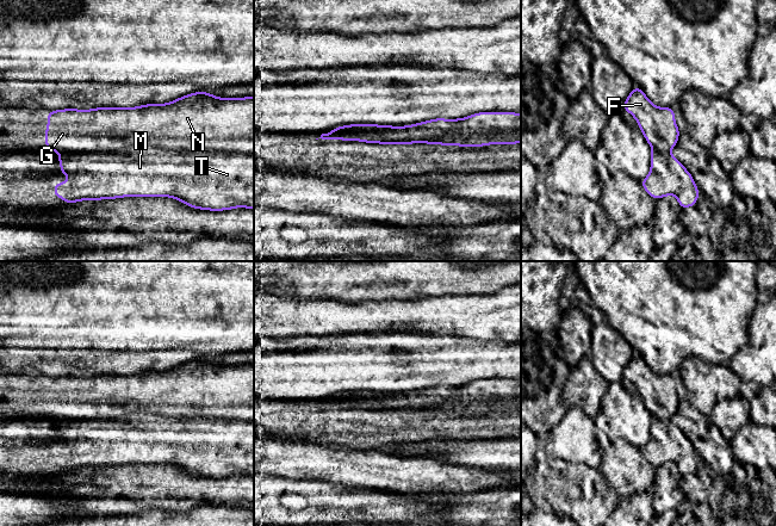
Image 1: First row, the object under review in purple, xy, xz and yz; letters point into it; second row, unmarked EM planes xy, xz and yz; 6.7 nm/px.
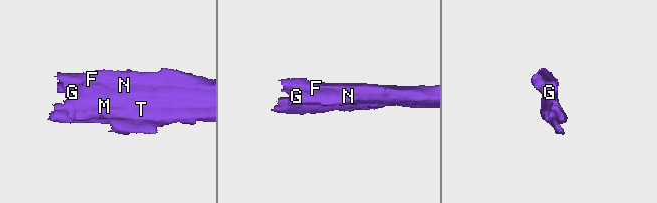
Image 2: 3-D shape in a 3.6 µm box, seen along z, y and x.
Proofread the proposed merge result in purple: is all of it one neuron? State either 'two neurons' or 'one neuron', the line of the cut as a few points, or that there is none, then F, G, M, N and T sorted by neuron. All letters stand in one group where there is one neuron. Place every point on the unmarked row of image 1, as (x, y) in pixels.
two neurons; cut in xy along (253, 419), (147, 415), (140, 420), (61, 420); F G N / M T

